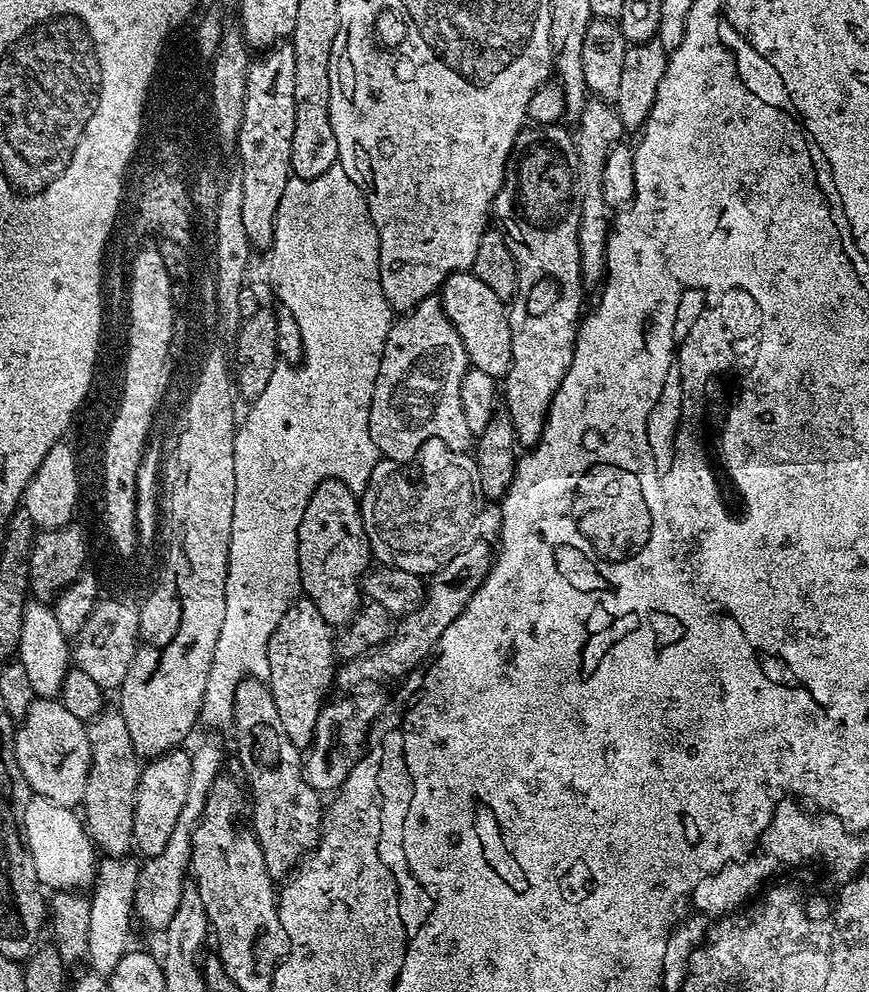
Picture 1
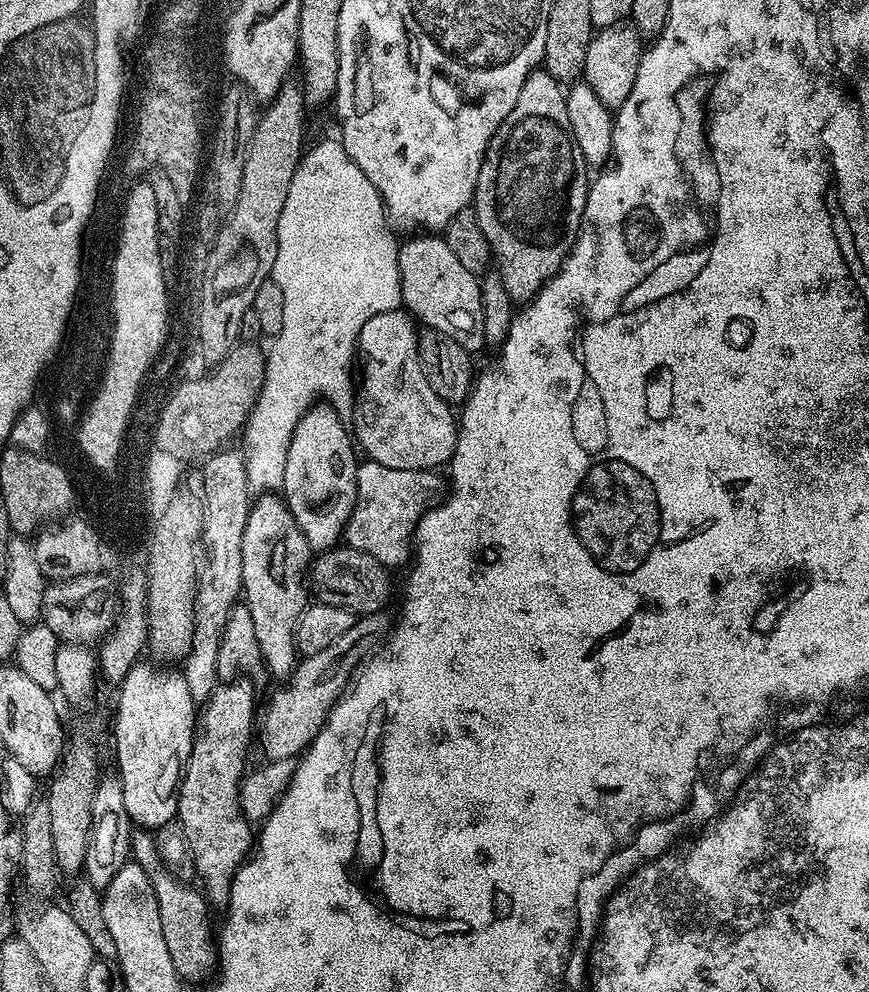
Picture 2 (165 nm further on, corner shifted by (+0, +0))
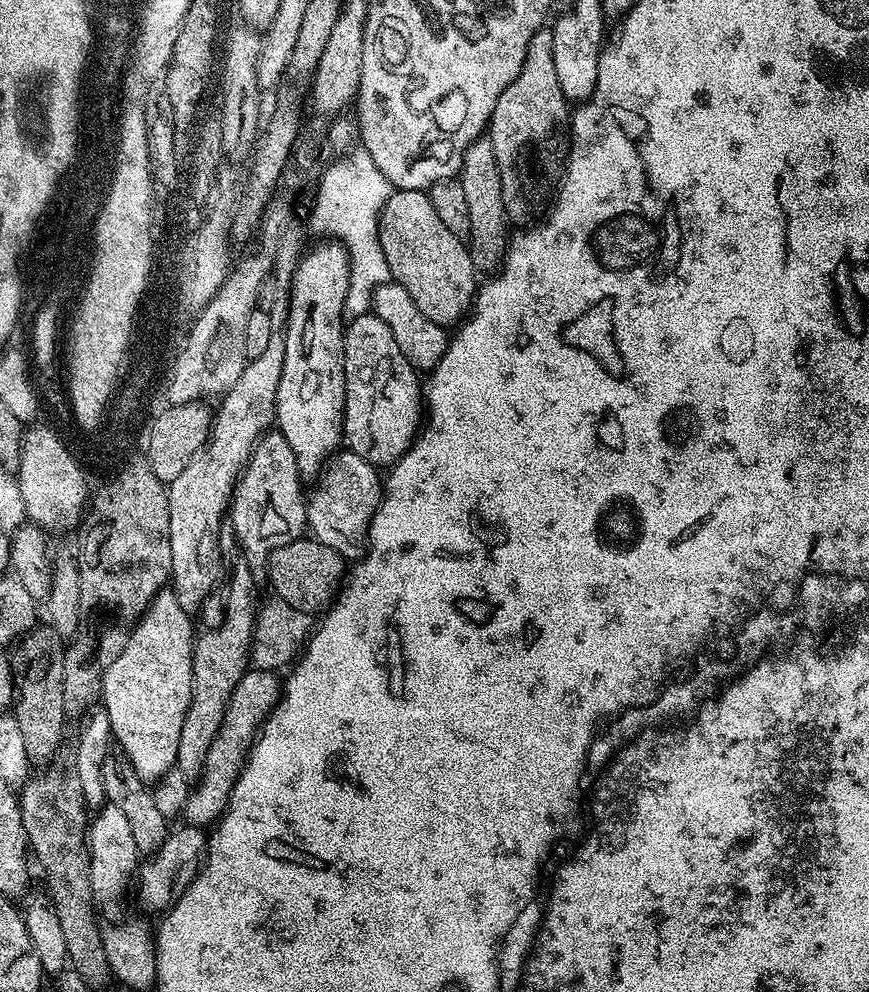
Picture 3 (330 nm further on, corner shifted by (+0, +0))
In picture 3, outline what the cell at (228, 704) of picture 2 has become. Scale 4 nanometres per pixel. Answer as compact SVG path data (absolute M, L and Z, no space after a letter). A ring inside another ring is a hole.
M240 562L228 580L228 597L224 600L224 617L220 625L201 636L199 633L192 645L192 701L186 710L186 722L182 722L182 738L178 738L176 755L176 767L188 778L199 777L206 750L210 750L210 742L214 742L218 734L222 714L226 714L226 702L230 702L234 686L238 686L250 668L252 631L258 611L256 584L252 576L253 569L247 563Z

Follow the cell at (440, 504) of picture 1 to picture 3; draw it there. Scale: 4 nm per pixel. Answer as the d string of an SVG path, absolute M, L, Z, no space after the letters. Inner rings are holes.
M347 450L337 451L329 459L319 477L320 485L313 490L312 496L310 492L306 500L308 528L318 543L324 543L341 554L347 553L349 557L363 557L368 528L372 524L376 509L380 507L382 495L382 476L376 472L379 472L377 465L366 462L366 458ZM367 500L370 507L360 516Z

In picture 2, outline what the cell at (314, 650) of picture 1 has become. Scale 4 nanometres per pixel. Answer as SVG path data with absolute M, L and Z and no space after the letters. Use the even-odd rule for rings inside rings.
M260 494L251 501L245 529L242 530L241 552L242 600L250 610L250 619L254 621L254 638L258 638L260 659L267 671L269 668L274 675L287 678L292 675L298 663L296 624L310 600L310 592L306 587L306 573L310 567L310 549L306 534L302 534L298 522L294 522L294 514L290 514L288 505L279 495Z

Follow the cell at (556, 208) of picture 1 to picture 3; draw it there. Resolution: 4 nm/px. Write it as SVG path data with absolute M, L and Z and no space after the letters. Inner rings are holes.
M551 27L540 28L534 34L534 38L530 38L526 58L522 62L522 70L518 70L518 78L514 78L514 82L510 82L510 86L506 86L502 94L498 94L498 102L494 106L492 118L486 129L486 138L494 146L494 158L498 158L498 172L502 178L502 202L508 211L509 221L513 225L520 224L516 226L531 225L539 217L536 215L540 211L540 215L545 211L557 187L558 177L566 159L566 132L565 129L564 132L560 129L560 123L563 120L565 123L570 112L570 104L564 99L562 86L558 86L553 46Z

